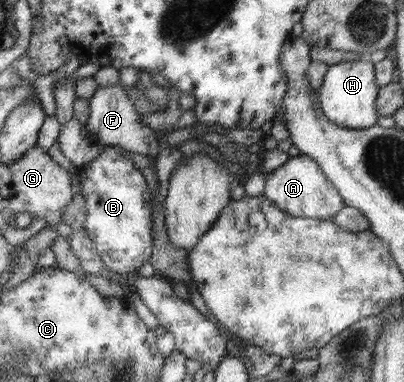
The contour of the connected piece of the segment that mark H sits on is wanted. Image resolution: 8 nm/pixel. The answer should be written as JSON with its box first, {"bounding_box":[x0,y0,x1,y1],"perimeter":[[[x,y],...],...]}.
{"bounding_box":[318,57,379,130],"perimeter":[[[364,57],[328,66],[321,90],[319,90],[318,100],[331,122],[335,122],[341,128],[363,130],[363,128],[377,125],[378,114],[375,109],[375,100],[377,100],[379,88],[374,73],[374,64],[368,57]]]}

